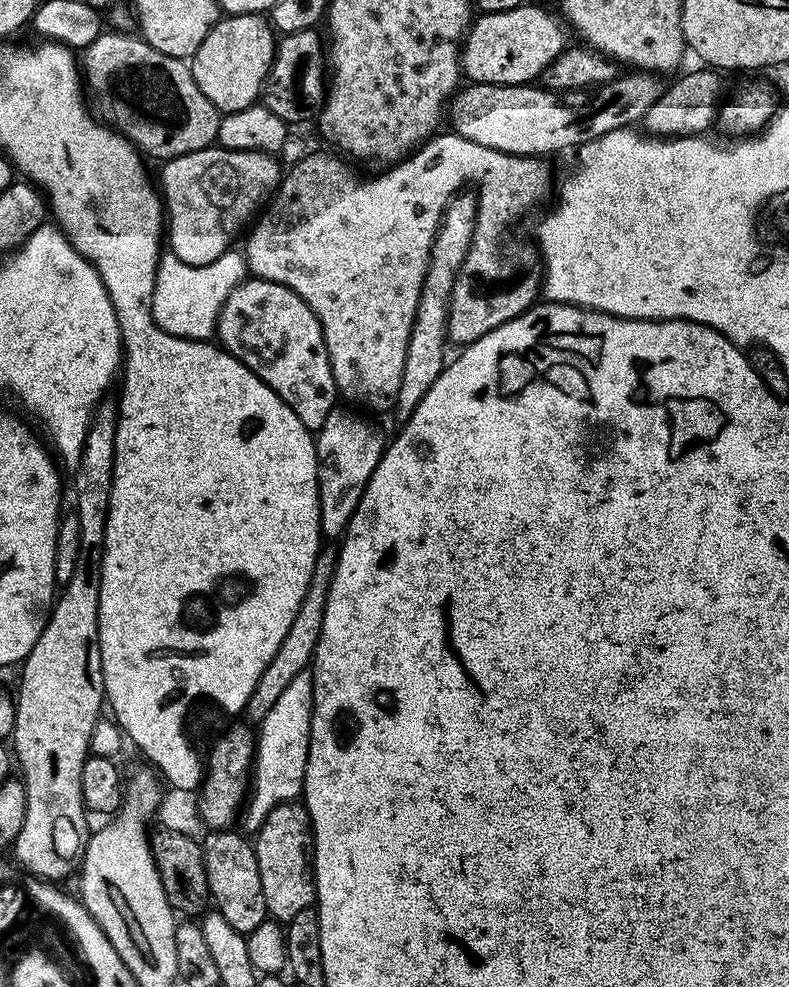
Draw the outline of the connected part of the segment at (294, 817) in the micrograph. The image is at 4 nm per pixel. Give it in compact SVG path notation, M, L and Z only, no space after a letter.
M303 803L279 804L270 810L254 836L258 858L258 874L262 874L262 894L266 897L269 917L276 922L286 922L316 902L314 875L314 841L312 820Z

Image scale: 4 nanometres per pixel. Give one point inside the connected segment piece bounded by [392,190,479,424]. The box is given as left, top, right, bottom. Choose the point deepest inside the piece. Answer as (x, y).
(425, 362)

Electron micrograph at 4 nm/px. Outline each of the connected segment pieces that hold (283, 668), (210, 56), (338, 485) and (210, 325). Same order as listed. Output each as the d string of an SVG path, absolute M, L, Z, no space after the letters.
M335 545L321 547L319 554L316 555L310 585L307 586L306 597L303 598L302 605L298 608L298 614L294 616L290 630L286 632L281 646L274 654L274 658L270 660L270 665L266 666L266 670L258 678L258 685L255 686L253 694L248 699L244 714L251 723L259 724L263 721L271 707L278 702L279 695L289 686L291 679L296 678L311 665L318 638L321 636L322 618L325 617L326 602L329 600L329 590L336 573L338 556L339 549Z
M247 12L241 16L225 15L216 21L210 34L206 34L202 46L198 46L198 50L190 57L190 67L194 82L198 82L198 90L202 90L206 98L210 98L210 102L221 114L253 107L261 99L264 80L268 76L272 59L276 57L277 43L277 33L263 15L255 12Z
M343 406L332 408L315 437L320 531L325 537L343 535L386 447L386 436L384 440L383 434L372 423L356 414L355 409L349 409Z
M239 251L223 252L214 262L194 266L164 254L156 268L156 288L152 292L152 317L157 326L187 340L211 341L216 336L216 323L226 298L246 276L246 261Z

